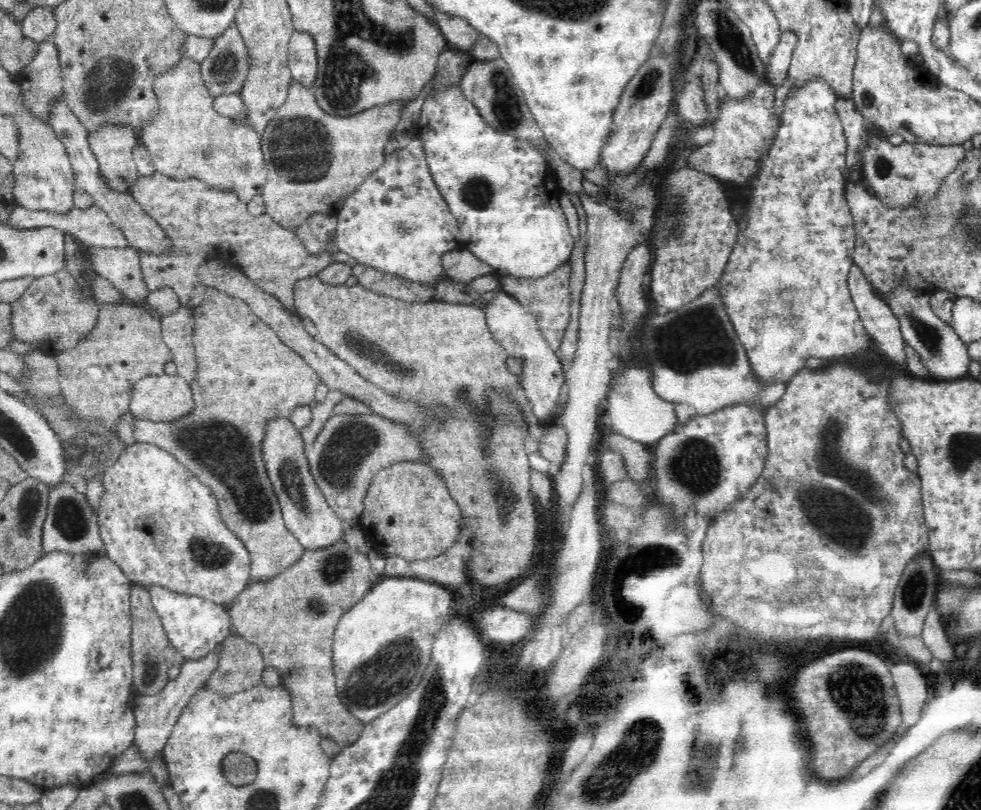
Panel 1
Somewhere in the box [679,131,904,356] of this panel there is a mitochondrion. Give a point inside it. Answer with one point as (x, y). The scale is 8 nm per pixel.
(882, 166)

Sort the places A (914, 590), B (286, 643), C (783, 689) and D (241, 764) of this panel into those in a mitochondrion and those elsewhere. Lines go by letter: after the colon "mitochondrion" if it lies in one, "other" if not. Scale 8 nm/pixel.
A: mitochondrion
B: other
C: other
D: mitochondrion

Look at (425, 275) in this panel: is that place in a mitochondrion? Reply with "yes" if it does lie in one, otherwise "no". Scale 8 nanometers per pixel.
no

